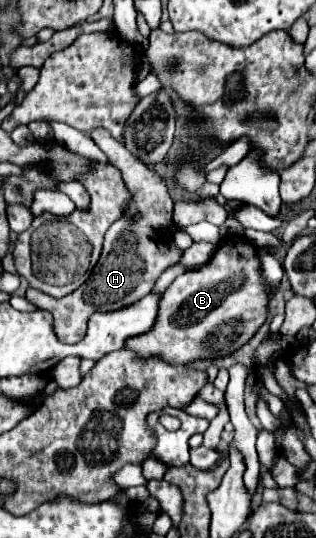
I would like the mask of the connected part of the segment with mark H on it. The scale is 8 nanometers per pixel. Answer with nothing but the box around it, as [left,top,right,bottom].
[26,130,182,344]

